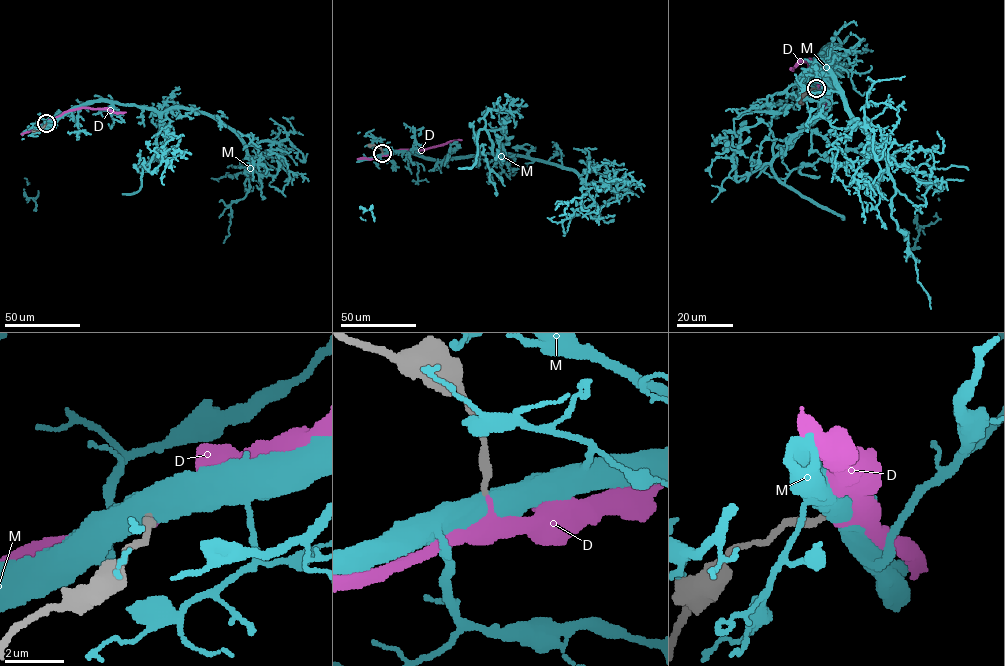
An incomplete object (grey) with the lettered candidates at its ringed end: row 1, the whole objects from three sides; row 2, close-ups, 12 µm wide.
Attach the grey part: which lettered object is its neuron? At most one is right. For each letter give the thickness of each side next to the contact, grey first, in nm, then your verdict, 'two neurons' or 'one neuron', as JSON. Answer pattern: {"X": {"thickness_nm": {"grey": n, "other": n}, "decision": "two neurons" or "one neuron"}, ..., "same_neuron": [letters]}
{"D": {"thickness_nm": {"grey": 260, "other": 200}, "decision": "one neuron"}, "M": {"thickness_nm": {"grey": 260, "other": 800}, "decision": "two neurons"}, "same_neuron": ["D"]}

